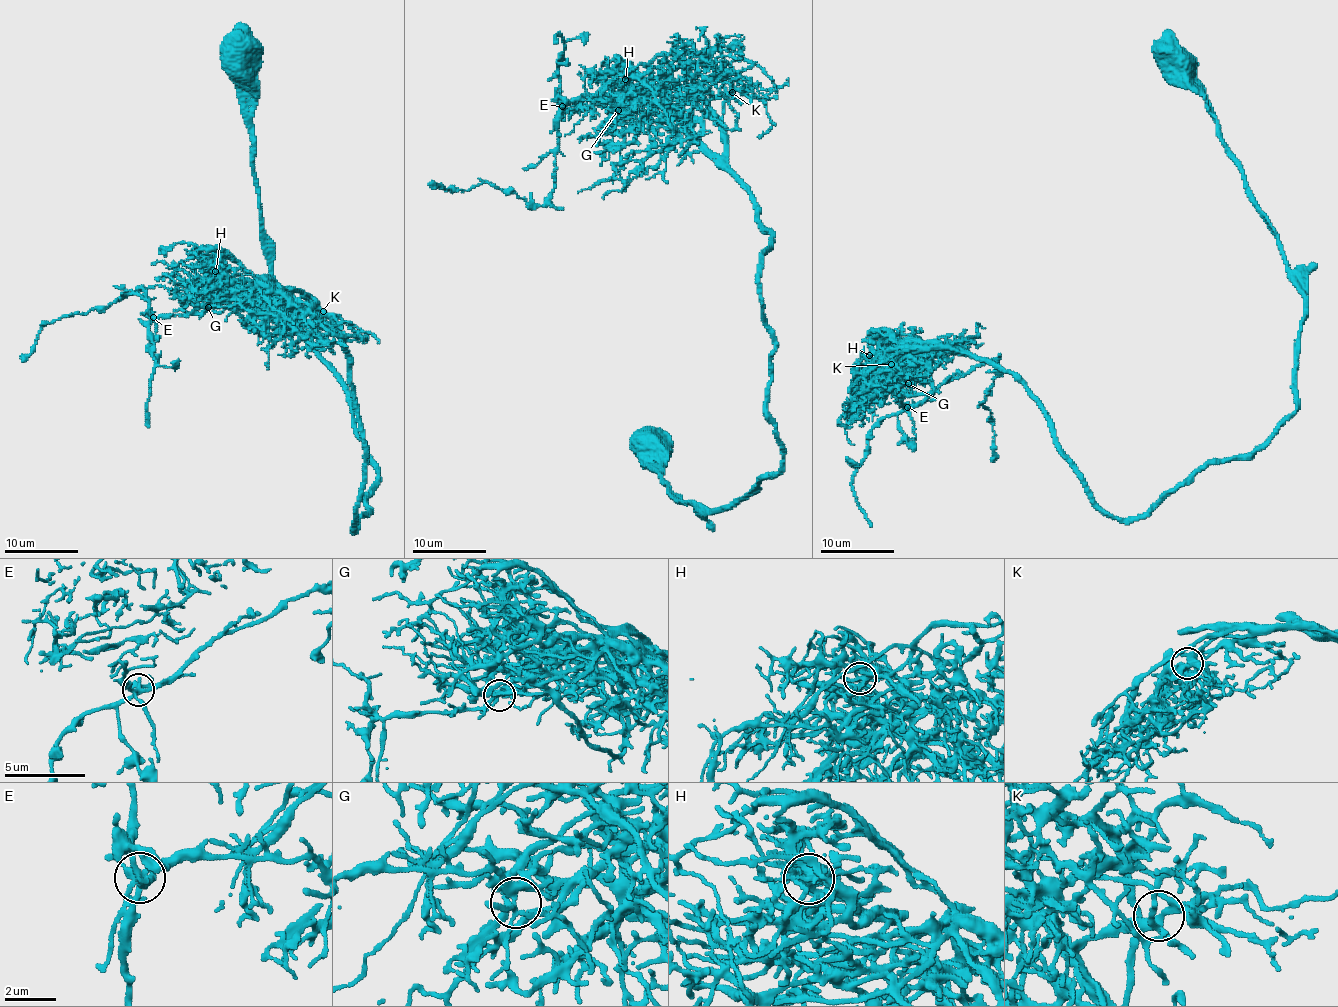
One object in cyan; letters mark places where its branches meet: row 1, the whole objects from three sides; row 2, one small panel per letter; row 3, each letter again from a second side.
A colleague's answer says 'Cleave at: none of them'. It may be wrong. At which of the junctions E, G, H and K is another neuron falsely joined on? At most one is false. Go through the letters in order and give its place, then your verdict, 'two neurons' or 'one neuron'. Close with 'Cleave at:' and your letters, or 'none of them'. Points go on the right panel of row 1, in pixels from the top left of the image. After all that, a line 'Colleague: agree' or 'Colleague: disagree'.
E: place (907, 407); two neurons
G: place (908, 383); one neuron
H: place (869, 355); one neuron
K: place (891, 364); one neuron
Cleave at: E
Colleague: disagree

